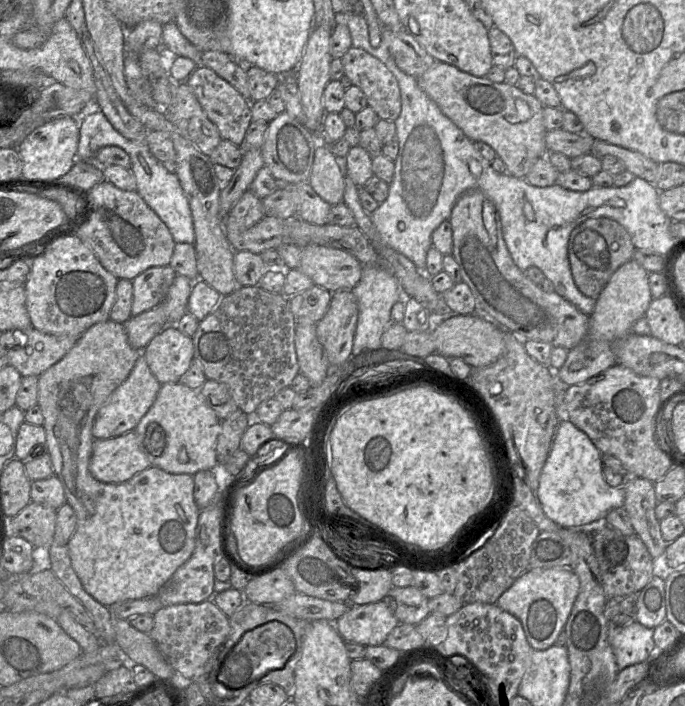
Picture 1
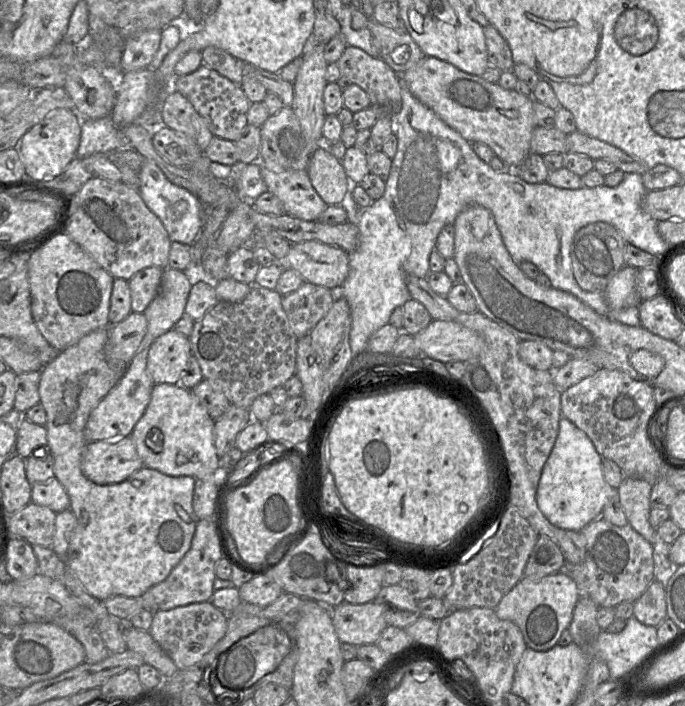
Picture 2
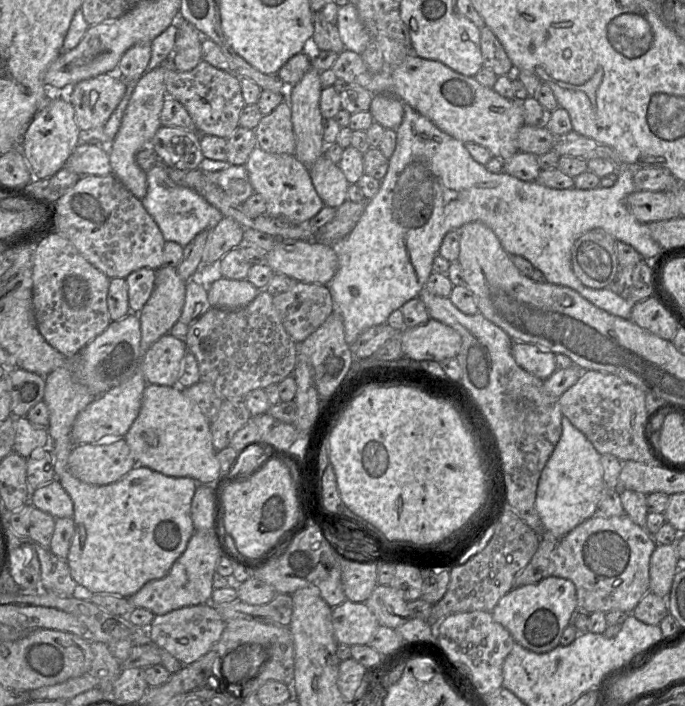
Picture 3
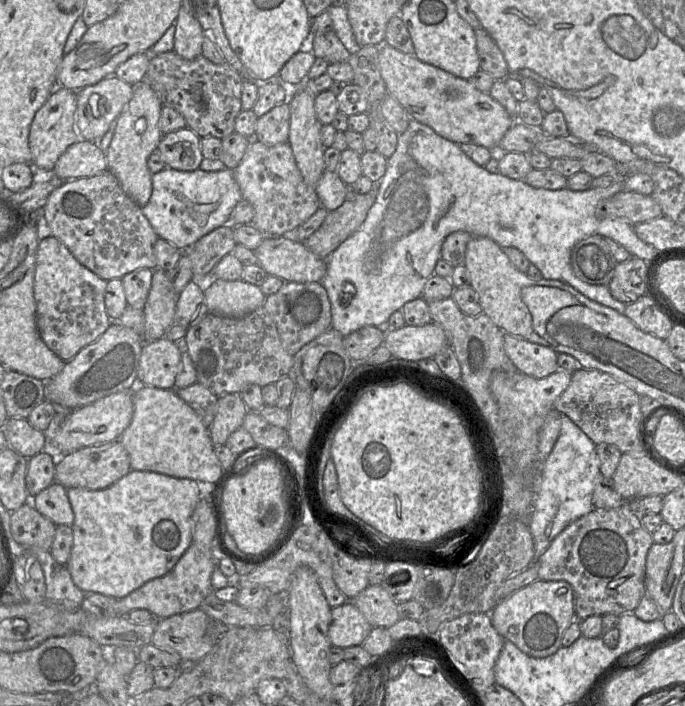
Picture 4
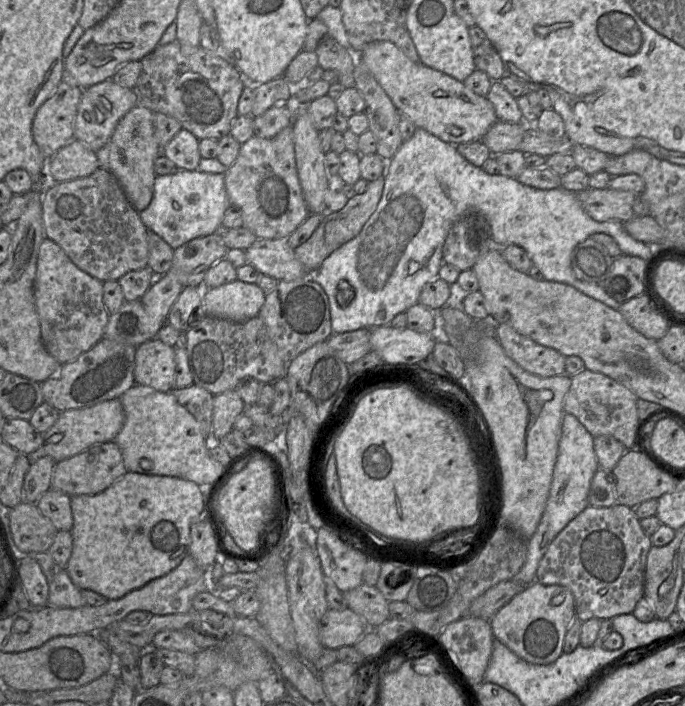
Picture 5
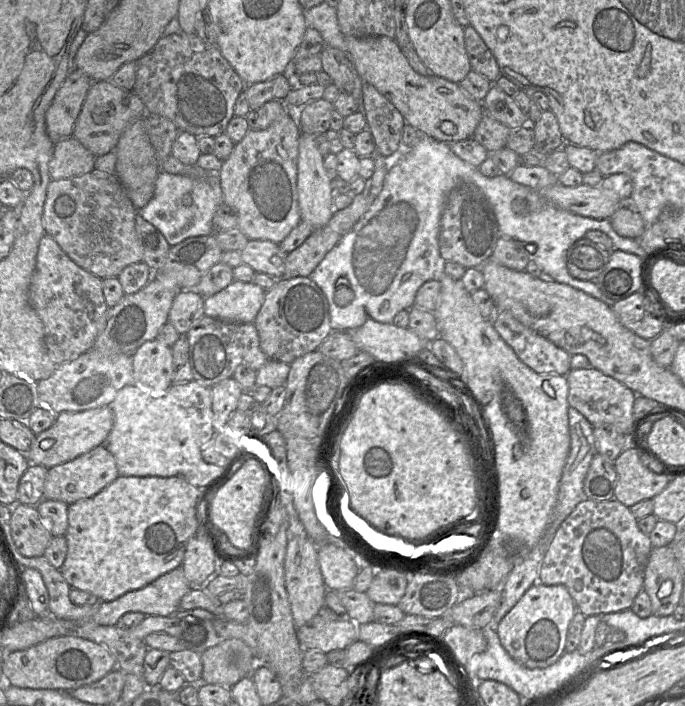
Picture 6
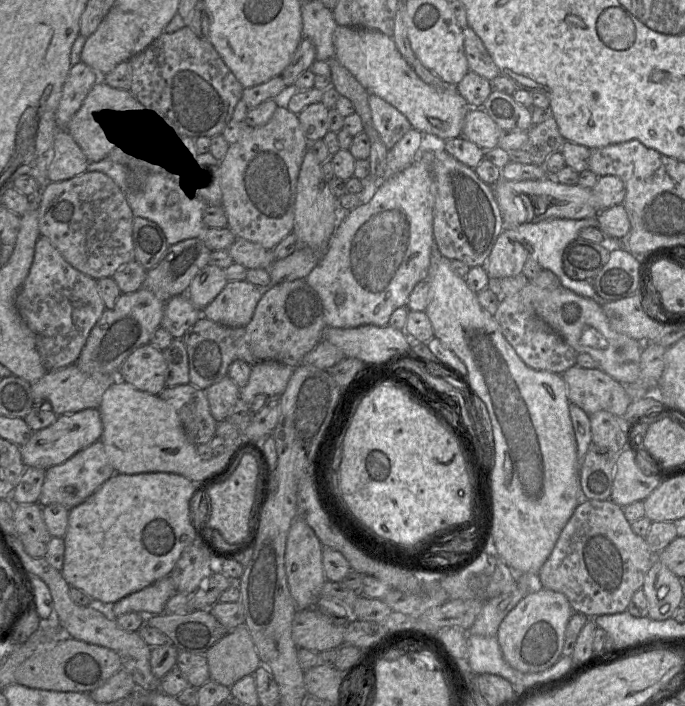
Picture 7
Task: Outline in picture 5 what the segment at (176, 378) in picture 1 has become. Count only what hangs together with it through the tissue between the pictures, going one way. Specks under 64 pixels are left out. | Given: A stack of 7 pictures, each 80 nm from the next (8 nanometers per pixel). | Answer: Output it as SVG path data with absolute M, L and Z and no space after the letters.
M154 338L152 340L149 340L149 341L145 342L145 343L142 343L141 345L139 345L137 347L136 356L135 356L135 369L134 369L134 379L135 379L136 384L149 386L149 387L151 387L151 388L153 388L153 389L155 389L155 390L157 390L159 392L170 392L173 389L180 389L180 388L174 388L174 373L175 373L175 369L176 369L175 347L168 346L167 344L163 343L158 338Z

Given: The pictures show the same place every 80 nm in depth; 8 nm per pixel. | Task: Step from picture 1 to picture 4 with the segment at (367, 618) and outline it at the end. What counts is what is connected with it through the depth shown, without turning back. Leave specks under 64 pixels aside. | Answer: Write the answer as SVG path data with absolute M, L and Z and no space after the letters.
M350 601L332 608L329 638L332 646L361 646L372 630L363 613Z

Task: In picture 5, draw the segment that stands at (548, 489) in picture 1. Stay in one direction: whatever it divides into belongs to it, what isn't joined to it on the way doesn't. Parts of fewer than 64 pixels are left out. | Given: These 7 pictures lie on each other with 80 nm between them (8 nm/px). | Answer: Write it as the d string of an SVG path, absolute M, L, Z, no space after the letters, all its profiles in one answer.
M565 413L549 498L535 533L527 540L527 554L524 565L512 580L526 585L535 581L539 562L551 542L571 520L589 506L590 484L598 468L599 463L594 450L594 437L575 416Z

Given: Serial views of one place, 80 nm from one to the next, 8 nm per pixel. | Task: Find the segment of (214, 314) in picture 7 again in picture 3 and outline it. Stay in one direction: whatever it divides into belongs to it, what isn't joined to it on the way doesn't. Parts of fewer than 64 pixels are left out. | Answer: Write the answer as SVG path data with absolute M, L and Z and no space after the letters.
M222 277L212 284L208 291L208 301L212 307L239 309L253 301L259 291L247 279L232 280Z

